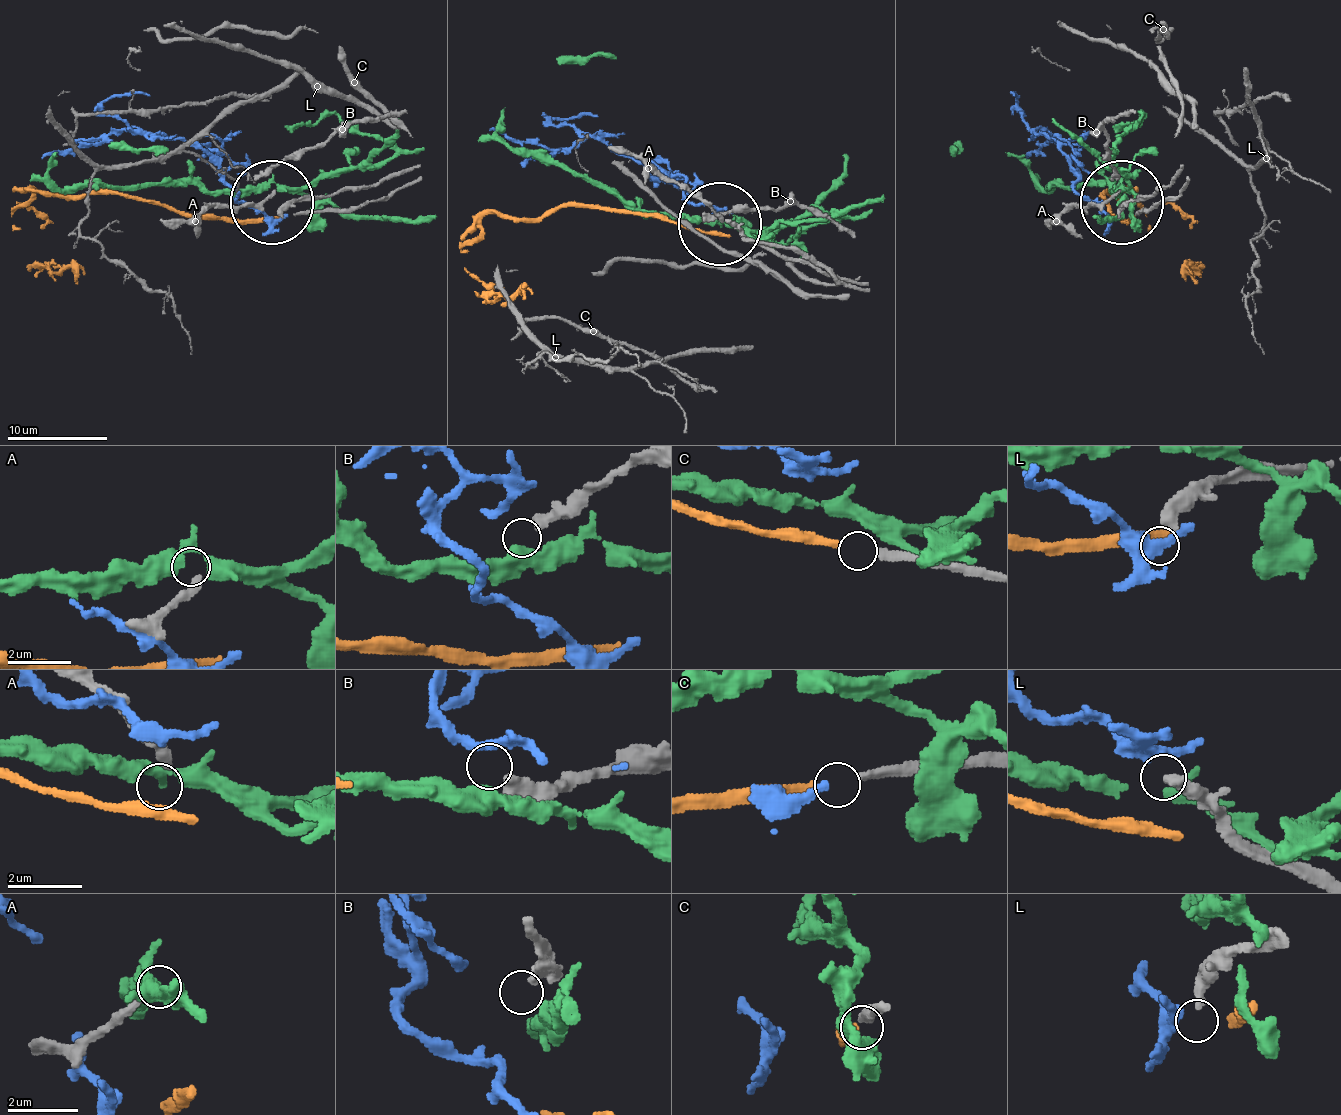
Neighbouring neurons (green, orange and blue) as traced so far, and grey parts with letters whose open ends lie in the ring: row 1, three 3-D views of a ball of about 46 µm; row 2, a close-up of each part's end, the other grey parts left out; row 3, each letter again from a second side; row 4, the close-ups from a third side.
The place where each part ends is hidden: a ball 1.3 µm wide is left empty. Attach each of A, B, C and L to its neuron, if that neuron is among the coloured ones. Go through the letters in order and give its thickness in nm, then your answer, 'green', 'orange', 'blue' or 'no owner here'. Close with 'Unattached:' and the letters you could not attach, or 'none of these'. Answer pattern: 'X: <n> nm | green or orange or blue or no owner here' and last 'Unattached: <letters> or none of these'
A: 240 nm | no owner here
B: 440 nm | no owner here
C: 240 nm | orange
L: 360 nm | blue
Unattached: A, B

